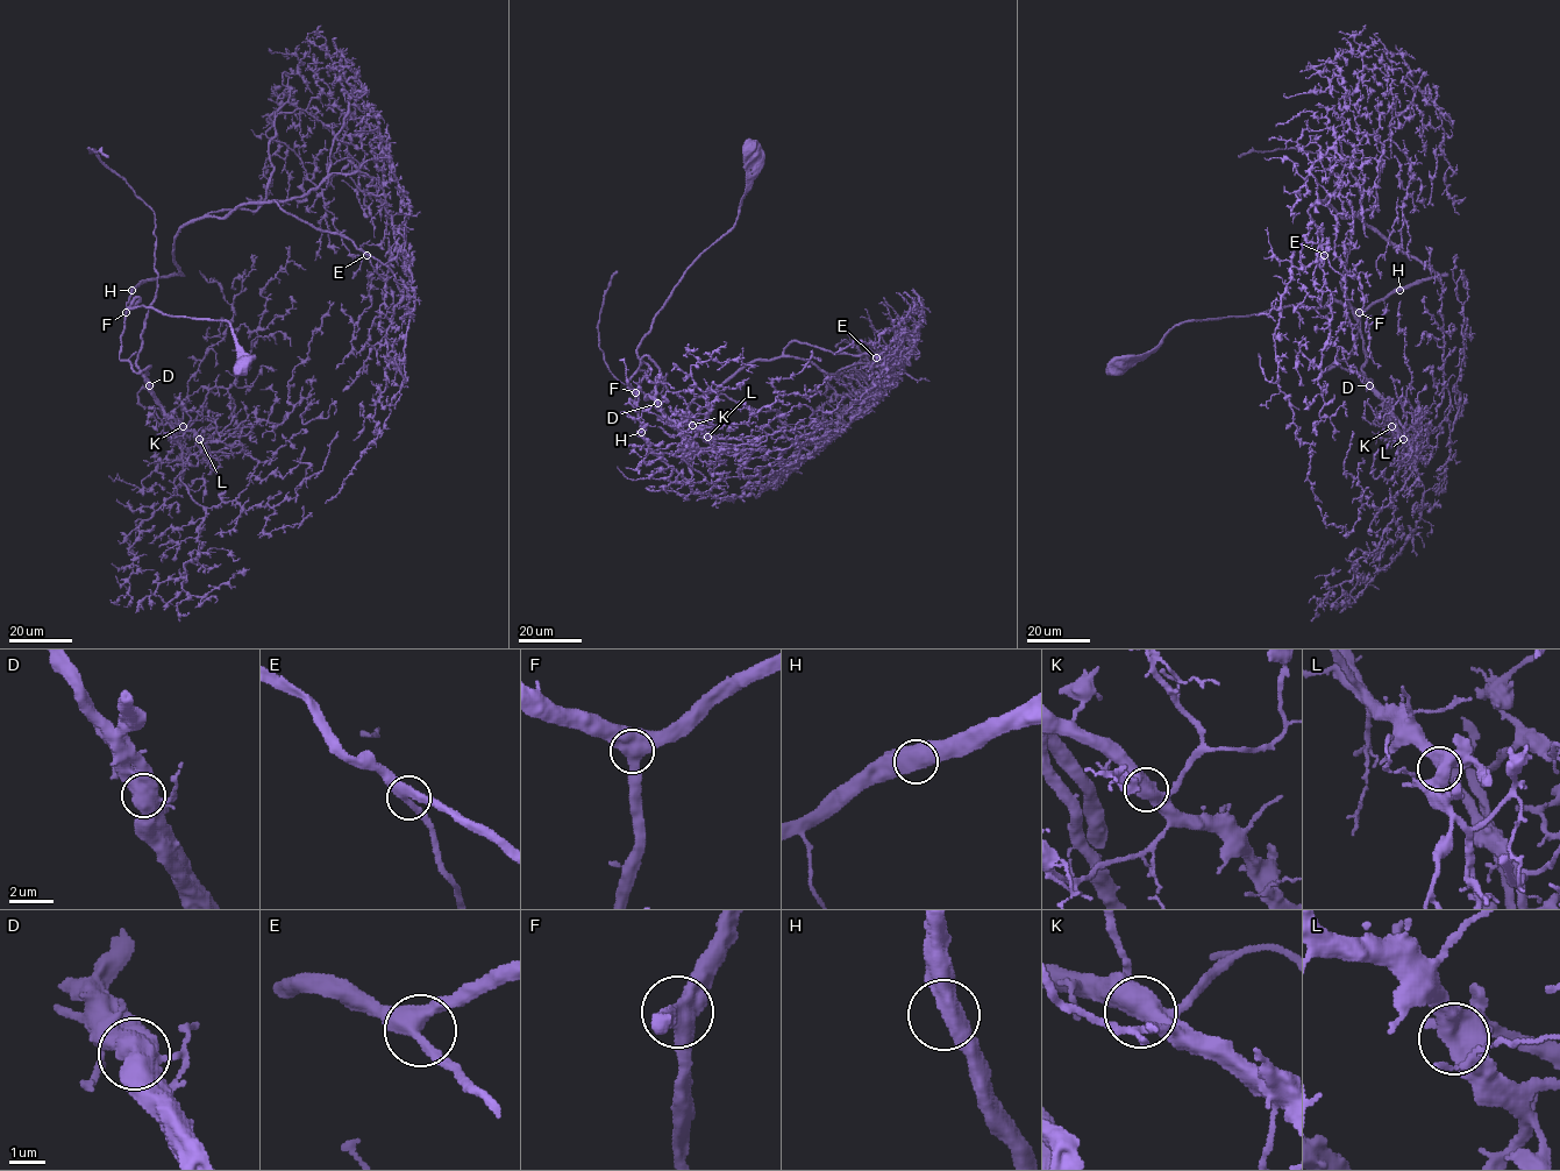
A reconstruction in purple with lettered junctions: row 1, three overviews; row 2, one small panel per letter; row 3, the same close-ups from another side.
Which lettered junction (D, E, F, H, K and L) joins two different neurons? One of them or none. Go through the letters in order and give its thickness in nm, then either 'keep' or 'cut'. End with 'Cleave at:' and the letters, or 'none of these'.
D: calibre 650 nm; cut
E: calibre 380 nm; keep
F: calibre 480 nm; keep
H: calibre 650 nm; keep
K: calibre 480 nm; keep
L: calibre 500 nm; keep
Cleave at: D

